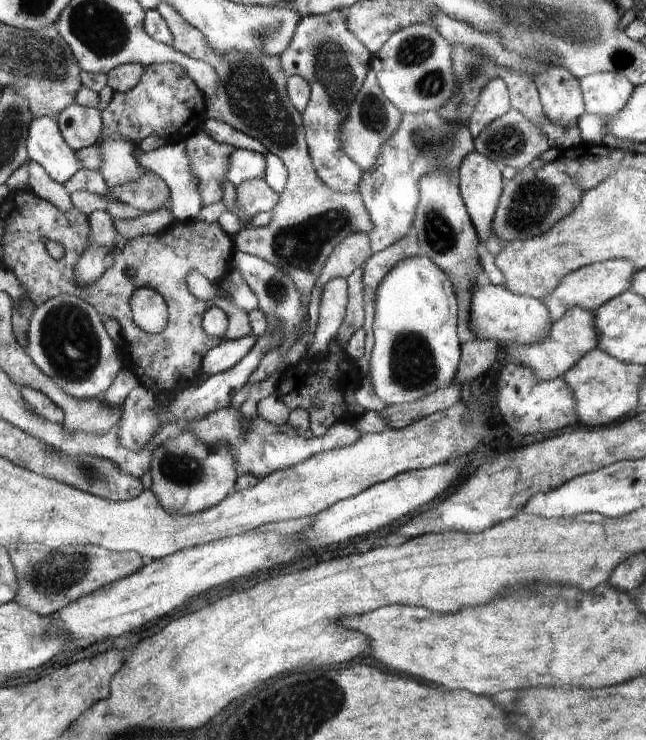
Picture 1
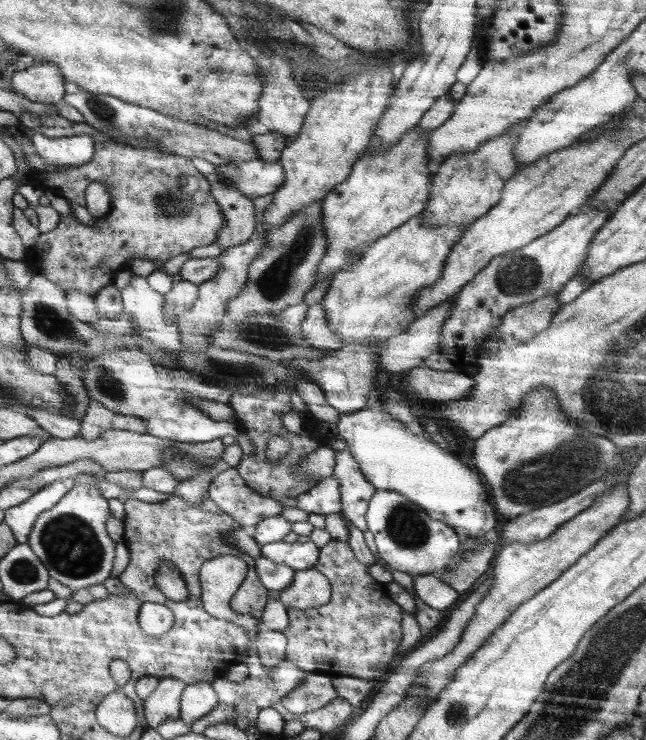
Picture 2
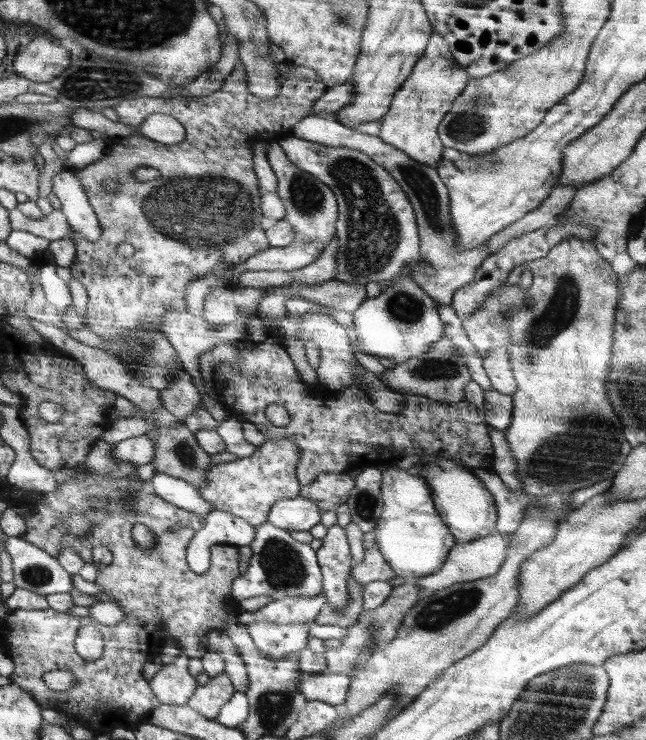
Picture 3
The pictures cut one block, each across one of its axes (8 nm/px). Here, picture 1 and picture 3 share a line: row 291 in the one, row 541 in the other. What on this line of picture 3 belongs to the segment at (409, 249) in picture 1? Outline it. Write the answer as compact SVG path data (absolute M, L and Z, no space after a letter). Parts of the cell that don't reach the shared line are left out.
M372 531L363 536L363 545L365 548L364 560L360 564L354 565L351 570L354 579L365 586L375 580L390 581L390 579L396 577L395 570L392 570L382 552L380 552Z

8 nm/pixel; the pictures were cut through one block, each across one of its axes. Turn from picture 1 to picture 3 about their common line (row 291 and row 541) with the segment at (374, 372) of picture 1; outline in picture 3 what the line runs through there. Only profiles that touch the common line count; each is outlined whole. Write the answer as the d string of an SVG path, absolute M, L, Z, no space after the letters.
M387 467L383 471L383 512L375 530L380 552L395 570L396 575L408 578L435 573L447 561L448 553L454 548L455 539L451 529L440 520L434 506L434 494L424 477L398 467Z

